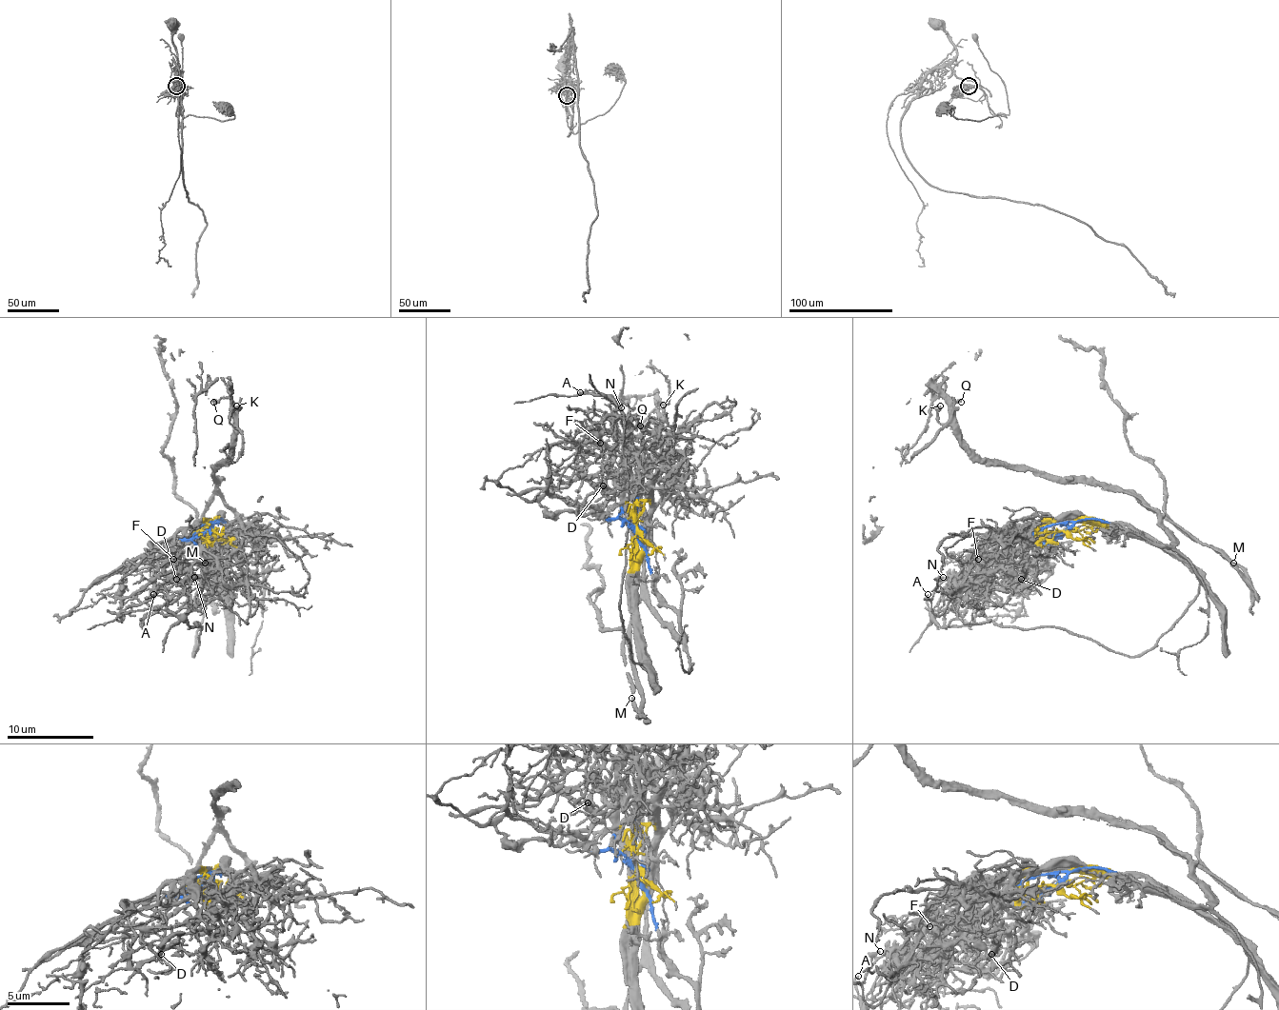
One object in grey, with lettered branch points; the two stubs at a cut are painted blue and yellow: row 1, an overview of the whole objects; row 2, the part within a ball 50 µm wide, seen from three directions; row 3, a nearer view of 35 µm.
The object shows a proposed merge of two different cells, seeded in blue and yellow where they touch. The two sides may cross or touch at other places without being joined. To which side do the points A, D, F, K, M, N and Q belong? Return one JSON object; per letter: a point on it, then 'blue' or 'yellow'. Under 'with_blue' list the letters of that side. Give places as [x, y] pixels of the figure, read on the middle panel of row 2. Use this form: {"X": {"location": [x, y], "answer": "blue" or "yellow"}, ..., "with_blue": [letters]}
{"A": {"location": [580, 392], "answer": "yellow"}, "D": {"location": [603, 485], "answer": "yellow"}, "F": {"location": [600, 443], "answer": "yellow"}, "K": {"location": [663, 405], "answer": "blue"}, "M": {"location": [631, 698], "answer": "blue"}, "N": {"location": [621, 407], "answer": "yellow"}, "Q": {"location": [640, 425], "answer": "blue"}, "with_blue": ["K", "M", "Q"]}

